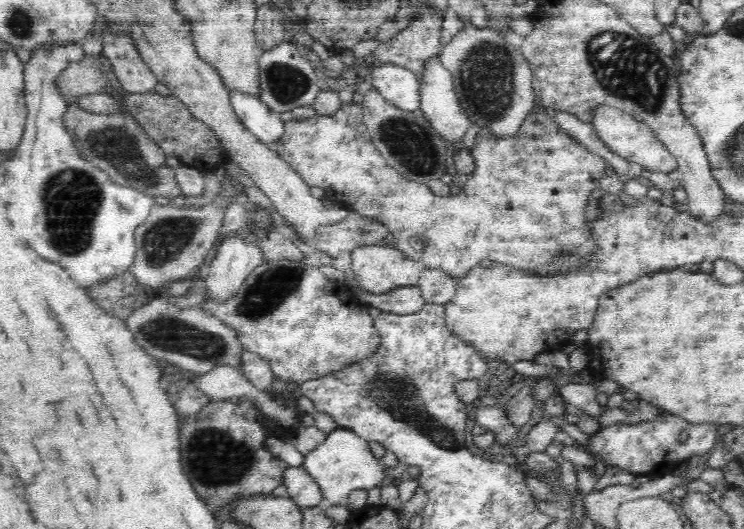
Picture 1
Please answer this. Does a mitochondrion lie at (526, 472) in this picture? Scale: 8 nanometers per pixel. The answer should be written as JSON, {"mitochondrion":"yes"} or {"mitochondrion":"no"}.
{"mitochondrion":"no"}

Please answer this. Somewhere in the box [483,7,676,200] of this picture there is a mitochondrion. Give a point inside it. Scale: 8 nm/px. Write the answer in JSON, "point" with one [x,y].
{"point":[630,71]}

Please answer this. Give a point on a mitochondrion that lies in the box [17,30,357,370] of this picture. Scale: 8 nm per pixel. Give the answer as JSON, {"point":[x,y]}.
{"point":[70,198]}

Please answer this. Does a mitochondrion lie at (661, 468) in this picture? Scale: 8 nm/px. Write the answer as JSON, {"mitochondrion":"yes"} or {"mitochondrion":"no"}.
{"mitochondrion":"no"}

